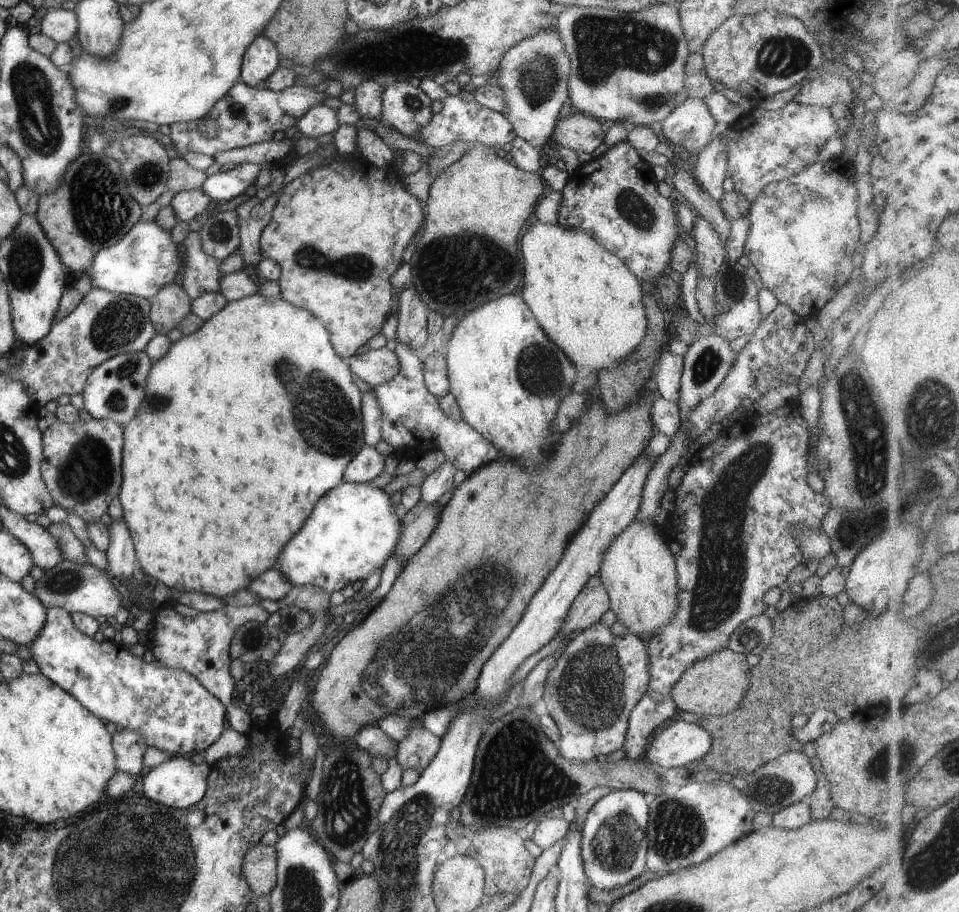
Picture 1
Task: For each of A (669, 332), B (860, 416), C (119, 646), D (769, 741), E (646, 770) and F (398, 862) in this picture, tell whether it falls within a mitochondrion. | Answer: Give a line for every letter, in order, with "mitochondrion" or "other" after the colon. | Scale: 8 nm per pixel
A: other
B: mitochondrion
C: other
D: other
E: other
F: mitochondrion

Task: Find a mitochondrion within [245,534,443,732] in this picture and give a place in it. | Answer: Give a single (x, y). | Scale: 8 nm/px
(291, 621)

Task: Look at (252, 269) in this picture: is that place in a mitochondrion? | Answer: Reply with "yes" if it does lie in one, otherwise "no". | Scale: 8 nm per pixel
no

